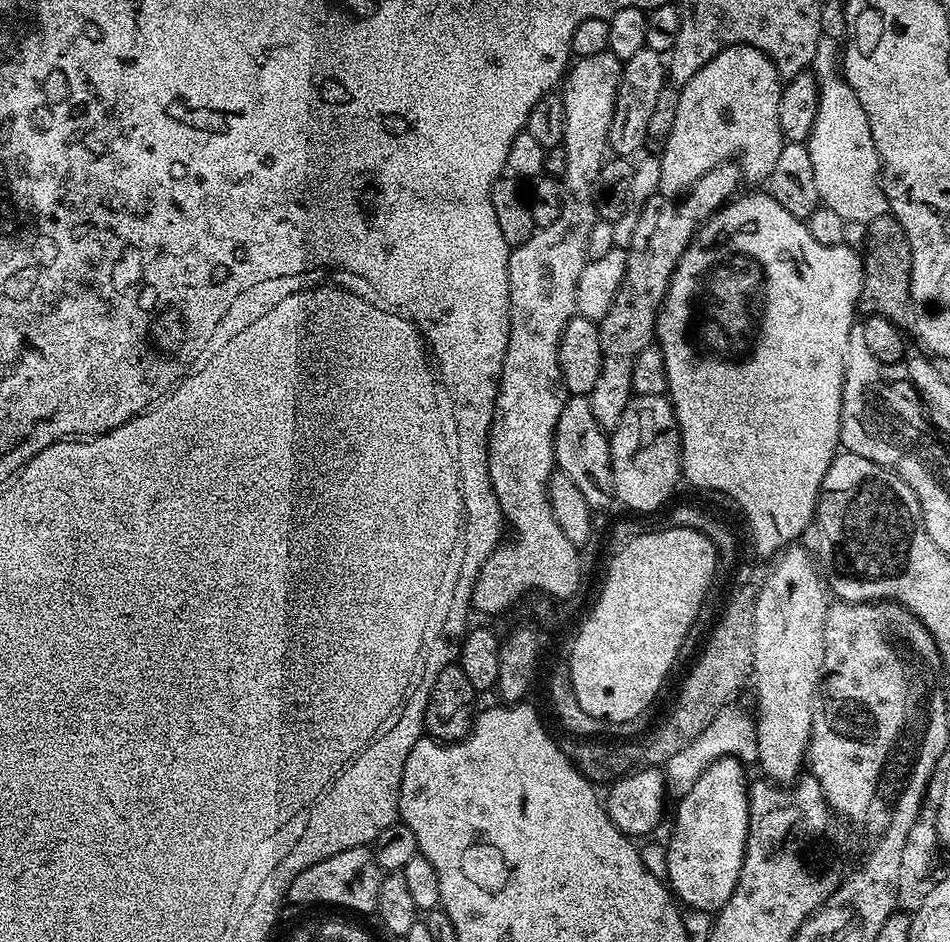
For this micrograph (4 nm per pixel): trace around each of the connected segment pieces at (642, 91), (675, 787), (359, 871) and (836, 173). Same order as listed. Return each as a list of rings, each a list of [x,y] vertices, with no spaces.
[[[644,47],[634,58],[623,61],[624,73],[618,86],[614,118],[610,122],[608,147],[617,157],[632,158],[640,147],[645,147],[650,114],[657,105],[658,94],[666,85],[666,60],[661,53]]]
[[[729,706],[724,711],[719,712],[714,718],[714,722],[710,722],[710,726],[706,726],[706,730],[702,730],[702,734],[698,734],[698,738],[694,738],[694,742],[690,742],[690,746],[678,750],[678,754],[674,754],[674,758],[670,758],[668,763],[663,765],[662,771],[666,788],[671,795],[673,792],[673,797],[679,798],[686,795],[690,786],[694,786],[694,782],[698,782],[698,778],[702,778],[705,770],[714,761],[720,760],[724,756],[756,757],[758,754],[758,738],[756,737],[756,725],[753,717],[751,715],[748,717],[742,709],[736,707]]]
[[[371,847],[342,850],[334,858],[326,858],[298,874],[288,888],[287,903],[291,904],[337,904],[340,908],[353,908],[356,912],[376,912],[378,890],[382,870]]]
[[[828,72],[828,80],[820,86],[820,101],[816,107],[816,117],[810,131],[807,133],[806,143],[810,154],[810,163],[814,166],[814,182],[818,182],[818,194],[823,207],[834,210],[834,214],[842,214],[846,222],[852,220],[860,226],[868,221],[885,215],[888,212],[888,200],[884,196],[882,187],[882,169],[880,155],[876,152],[874,138],[870,126],[866,122],[866,110],[858,102],[854,90],[845,82],[844,77],[832,80],[832,72]]]

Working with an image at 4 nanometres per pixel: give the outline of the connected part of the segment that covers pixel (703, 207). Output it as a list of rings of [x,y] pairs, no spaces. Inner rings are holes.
[[[727,160],[714,170],[702,174],[698,182],[688,189],[679,198],[669,198],[659,194],[652,196],[642,206],[642,214],[638,214],[638,222],[634,226],[634,238],[630,238],[630,246],[627,248],[628,265],[626,274],[622,278],[622,286],[606,314],[598,321],[600,329],[600,341],[602,342],[602,370],[598,374],[598,382],[594,382],[594,390],[588,393],[590,410],[594,410],[594,418],[606,430],[611,430],[618,426],[622,418],[622,410],[633,398],[632,375],[634,374],[634,362],[642,350],[653,347],[656,338],[656,316],[660,313],[660,304],[664,301],[664,295],[668,289],[668,283],[672,277],[672,271],[676,268],[680,255],[686,250],[688,243],[697,235],[696,227],[700,223],[707,221],[713,212],[724,207],[729,200],[737,195],[736,187],[742,184],[742,173],[739,164],[734,160]]]

